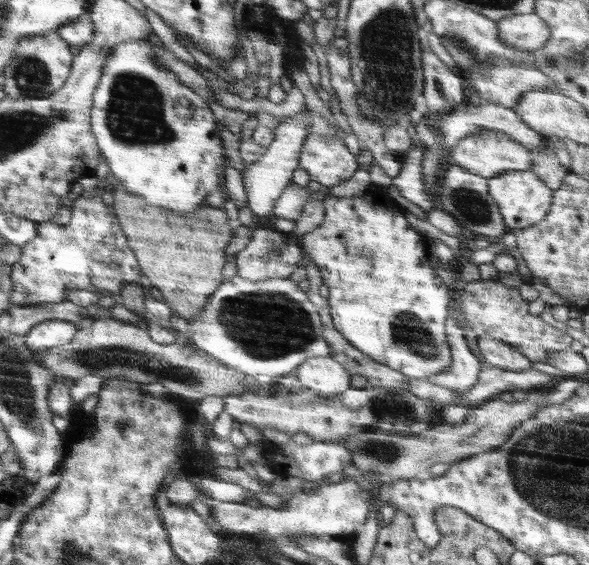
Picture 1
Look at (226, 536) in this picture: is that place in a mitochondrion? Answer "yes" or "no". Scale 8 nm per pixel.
no

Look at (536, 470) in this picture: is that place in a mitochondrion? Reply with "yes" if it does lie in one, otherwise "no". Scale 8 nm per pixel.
yes

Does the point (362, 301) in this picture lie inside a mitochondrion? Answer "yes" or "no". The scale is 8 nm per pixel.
no

